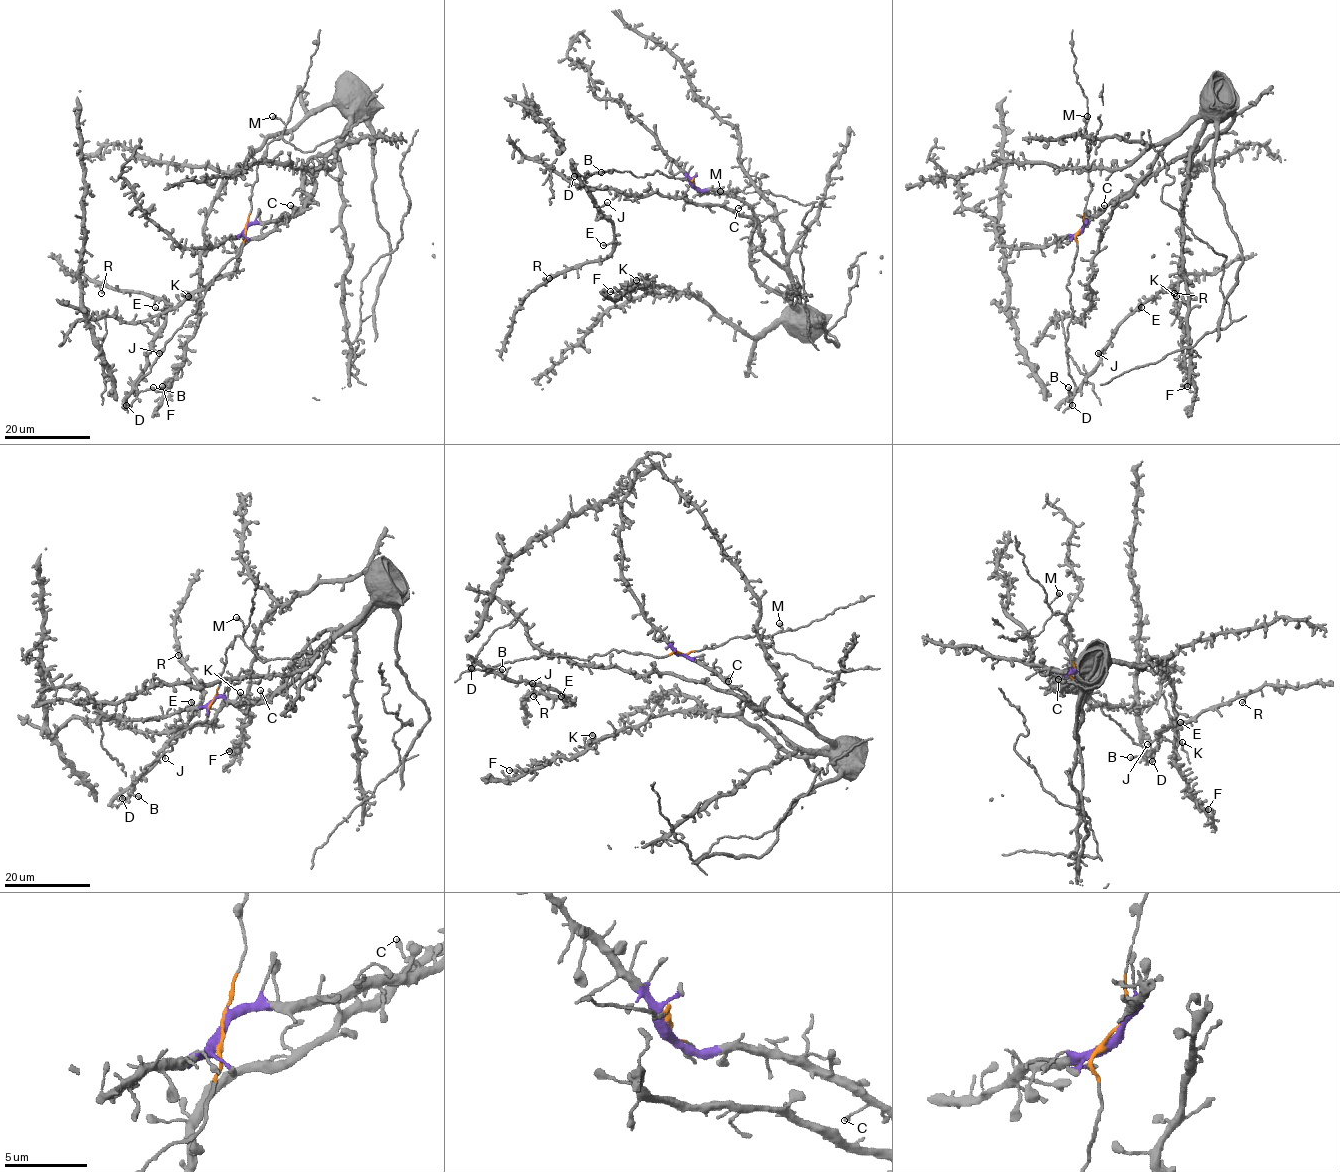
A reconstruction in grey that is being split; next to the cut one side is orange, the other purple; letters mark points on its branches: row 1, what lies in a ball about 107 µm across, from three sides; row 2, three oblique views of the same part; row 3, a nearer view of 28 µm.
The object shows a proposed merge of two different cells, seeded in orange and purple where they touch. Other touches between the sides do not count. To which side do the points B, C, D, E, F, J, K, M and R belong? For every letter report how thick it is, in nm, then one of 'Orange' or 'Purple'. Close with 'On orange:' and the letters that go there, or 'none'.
B: Thickness 360 nm. Orange
C: Thickness 240 nm. Purple
D: Thickness 240 nm. Orange
E: Thickness 280 nm. Orange
F: Thickness 220 nm. Purple
J: Thickness 170 nm. Orange
K: Thickness 320 nm. Purple
M: Thickness 480 nm. Orange
R: Thickness 240 nm. Orange
On orange: B, D, E, J, M, R

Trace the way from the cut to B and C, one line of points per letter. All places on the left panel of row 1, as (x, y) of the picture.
B: (245, 229), (241, 252), (220, 271), (195, 311), (165, 344), (137, 384), (136, 397), (153, 387)
C: (245, 230), (251, 224), (291, 217), (296, 213), (290, 205)

